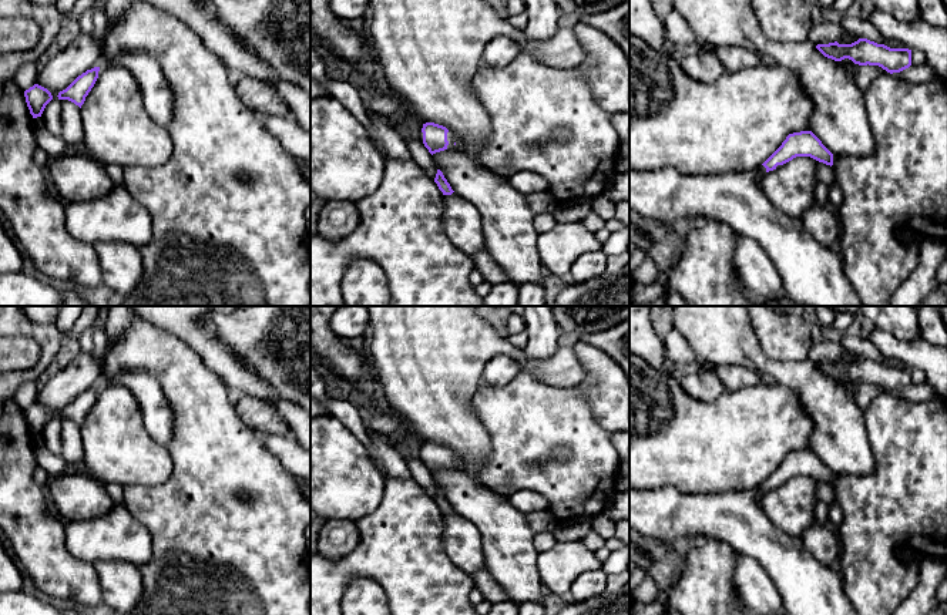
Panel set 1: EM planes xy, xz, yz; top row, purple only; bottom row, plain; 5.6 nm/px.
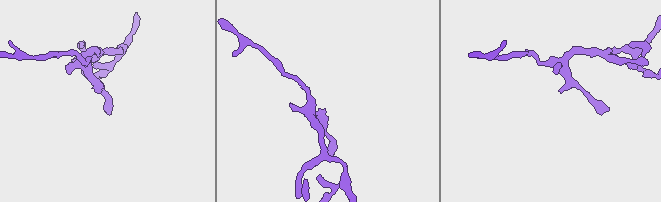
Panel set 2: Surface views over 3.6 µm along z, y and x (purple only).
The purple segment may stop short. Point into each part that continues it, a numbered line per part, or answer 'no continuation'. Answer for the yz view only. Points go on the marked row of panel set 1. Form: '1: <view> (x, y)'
1: yz (812, 275)

